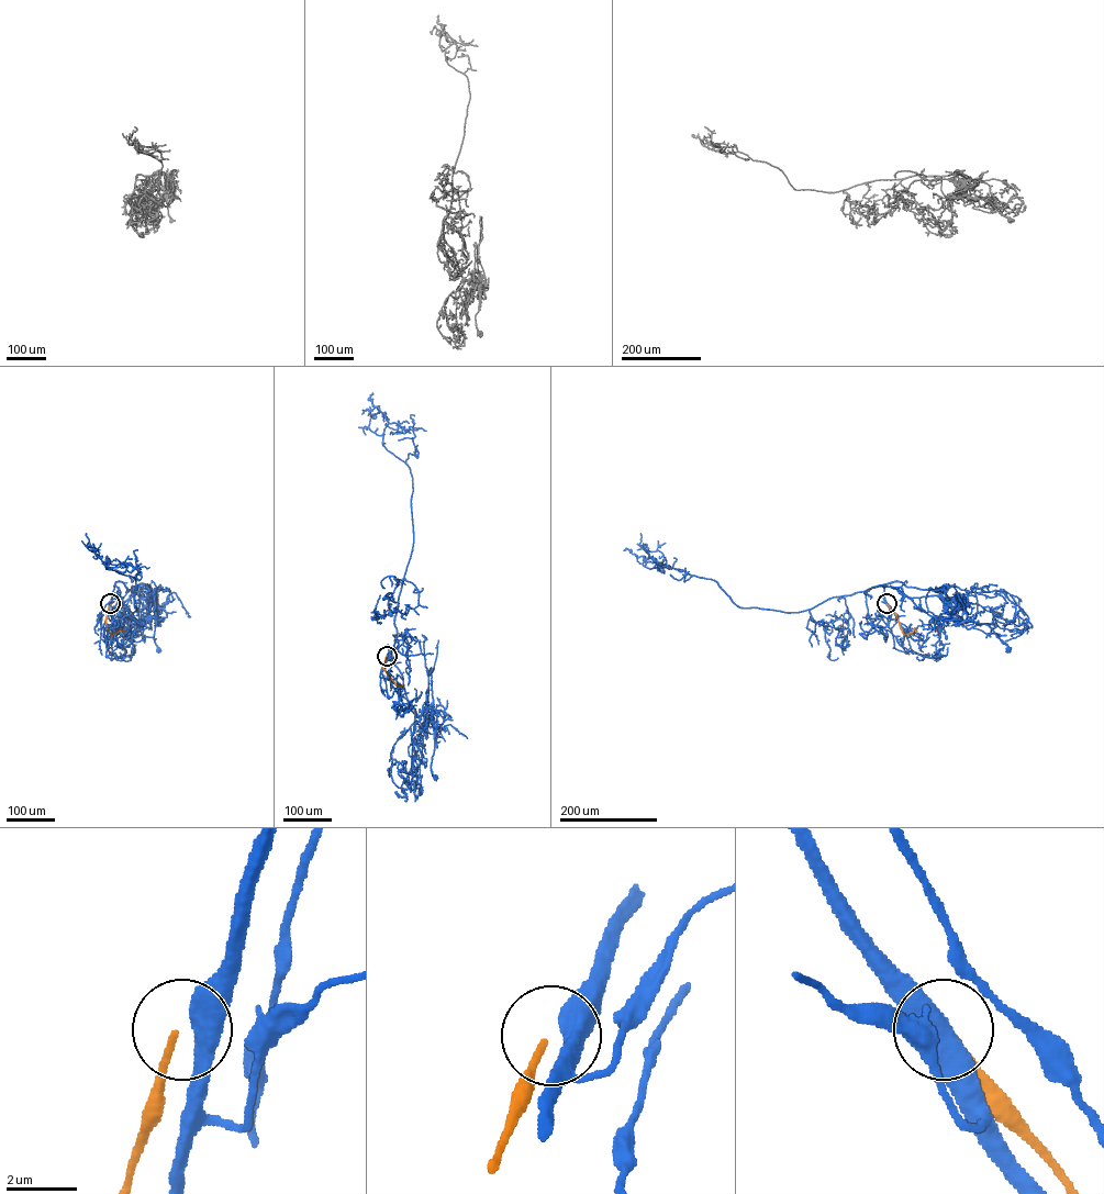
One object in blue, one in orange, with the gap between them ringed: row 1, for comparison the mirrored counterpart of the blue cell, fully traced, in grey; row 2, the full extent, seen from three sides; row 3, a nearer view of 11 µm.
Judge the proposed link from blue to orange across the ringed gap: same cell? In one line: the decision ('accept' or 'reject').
reject

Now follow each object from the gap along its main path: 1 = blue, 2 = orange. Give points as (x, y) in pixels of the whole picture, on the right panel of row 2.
1: (887, 603), (884, 586), (893, 581), (925, 590), (946, 584), (954, 613), (965, 621), (988, 625), (1008, 649)
2: (887, 603), (895, 614), (902, 632), (906, 634), (915, 631)

